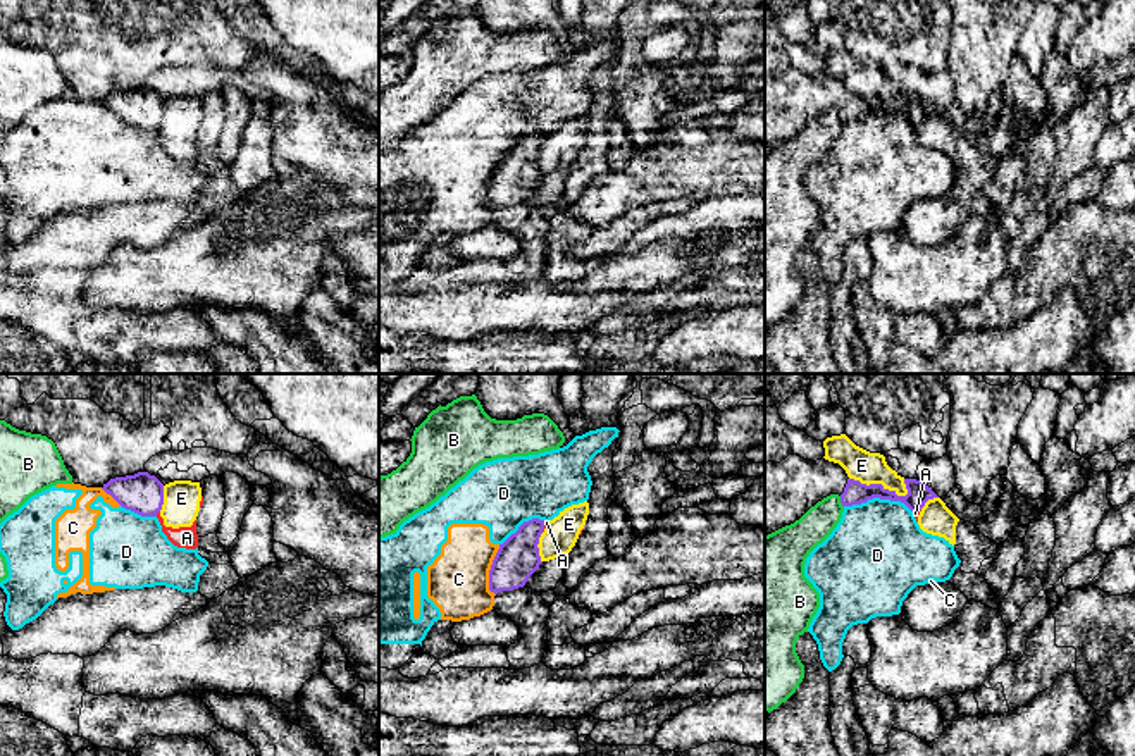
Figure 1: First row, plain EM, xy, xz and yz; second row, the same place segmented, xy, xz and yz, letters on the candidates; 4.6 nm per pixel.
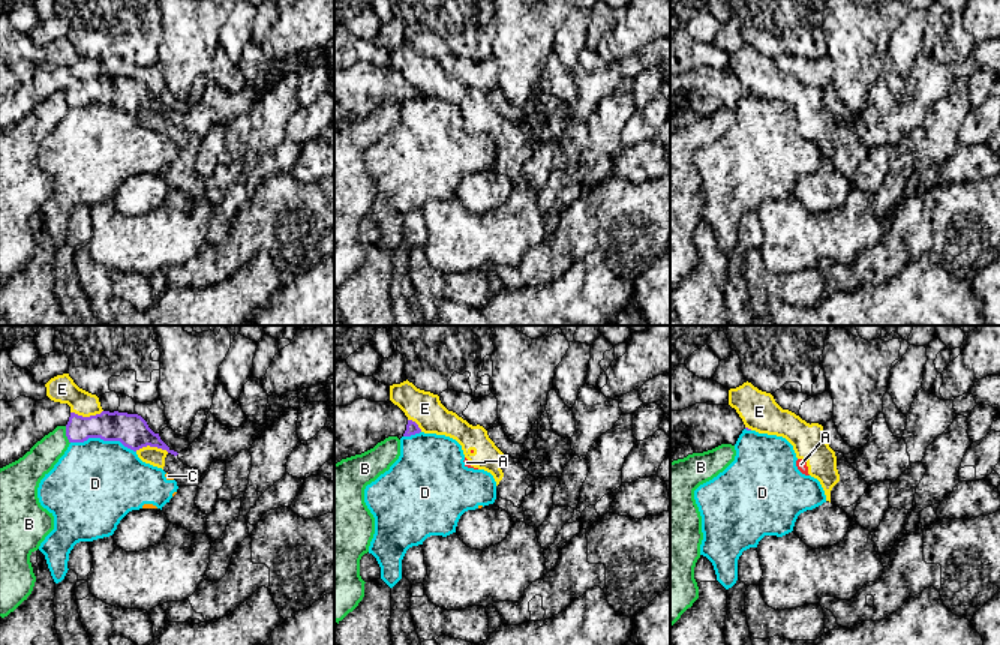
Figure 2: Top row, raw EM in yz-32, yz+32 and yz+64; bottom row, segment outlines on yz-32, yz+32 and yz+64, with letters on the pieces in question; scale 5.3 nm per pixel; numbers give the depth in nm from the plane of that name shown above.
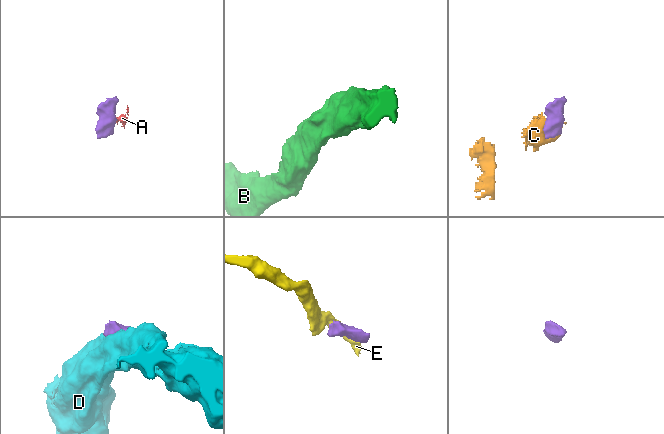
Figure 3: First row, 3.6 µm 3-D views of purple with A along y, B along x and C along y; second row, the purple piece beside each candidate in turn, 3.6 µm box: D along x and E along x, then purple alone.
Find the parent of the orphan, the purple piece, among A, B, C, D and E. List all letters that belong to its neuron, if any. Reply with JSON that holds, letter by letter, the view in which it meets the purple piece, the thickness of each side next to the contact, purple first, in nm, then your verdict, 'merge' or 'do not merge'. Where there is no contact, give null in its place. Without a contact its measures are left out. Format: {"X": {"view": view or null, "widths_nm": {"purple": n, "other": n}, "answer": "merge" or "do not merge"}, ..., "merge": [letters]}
{"A": {"view": "xy", "widths_nm": {"purple": 190, "other": 100}, "answer": "do not merge"}, "B": {"view": "yz", "widths_nm": {"purple": 110, "other": 160}, "answer": "do not merge"}, "C": {"view": "xz", "widths_nm": {"purple": 200, "other": 280}, "answer": "do not merge"}, "D": {"view": "yz", "widths_nm": {"purple": 110, "other": 440}, "answer": "do not merge"}, "E": {"view": "yz", "widths_nm": {"purple": 110, "other": 150}, "answer": "do not merge"}, "merge": []}

